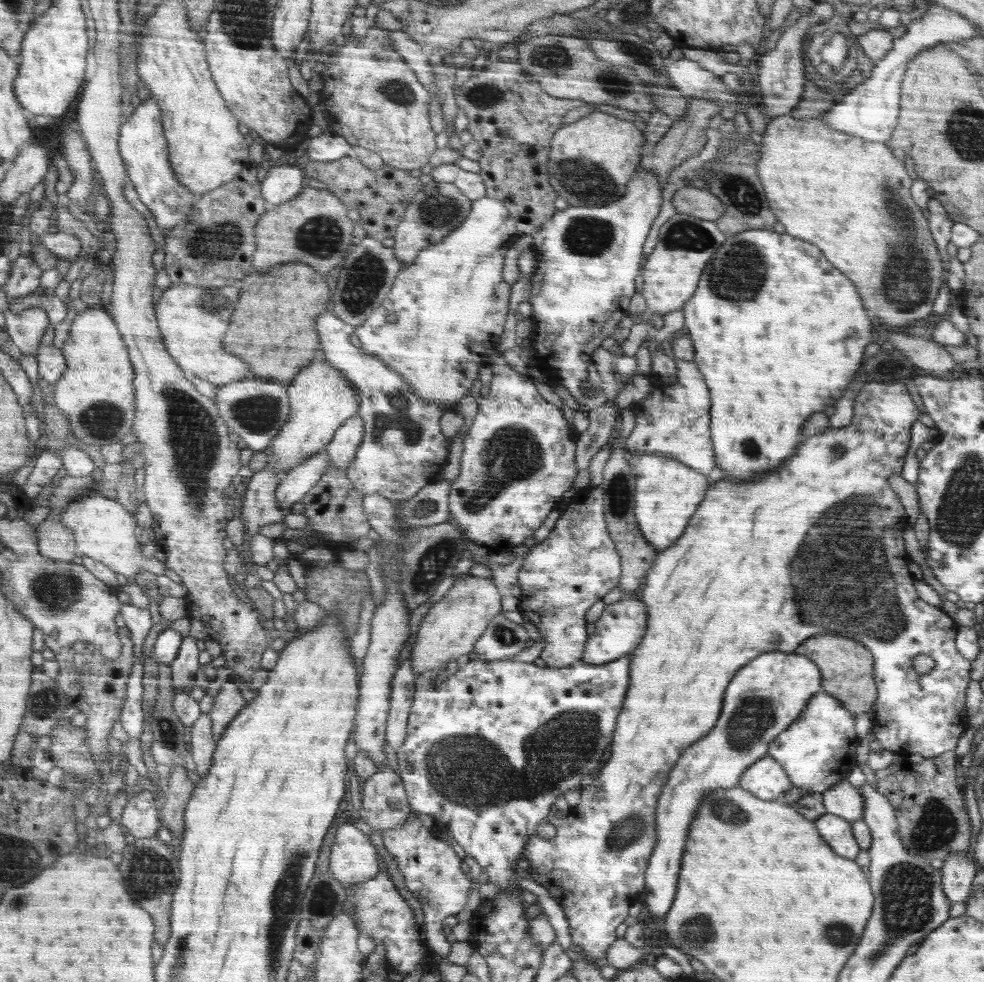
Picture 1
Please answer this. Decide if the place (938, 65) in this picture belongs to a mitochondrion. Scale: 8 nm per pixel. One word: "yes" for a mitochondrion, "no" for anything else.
no

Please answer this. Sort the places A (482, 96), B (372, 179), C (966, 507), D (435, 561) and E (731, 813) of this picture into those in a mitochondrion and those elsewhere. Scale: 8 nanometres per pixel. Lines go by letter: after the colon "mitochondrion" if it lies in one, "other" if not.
A: mitochondrion
B: other
C: mitochondrion
D: mitochondrion
E: mitochondrion

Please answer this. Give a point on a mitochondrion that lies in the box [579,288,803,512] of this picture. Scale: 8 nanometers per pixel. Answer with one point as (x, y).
(750, 448)

